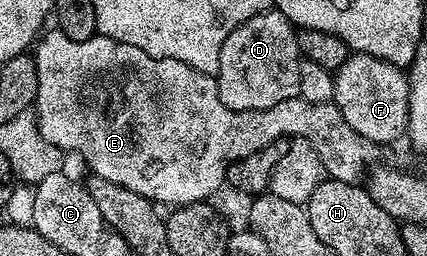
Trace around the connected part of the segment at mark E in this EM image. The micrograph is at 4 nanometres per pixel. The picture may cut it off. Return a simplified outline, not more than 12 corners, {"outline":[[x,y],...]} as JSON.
{"outline":[[53,28],[43,140],[165,208],[280,138],[360,183],[333,101],[232,110],[179,60]]}

